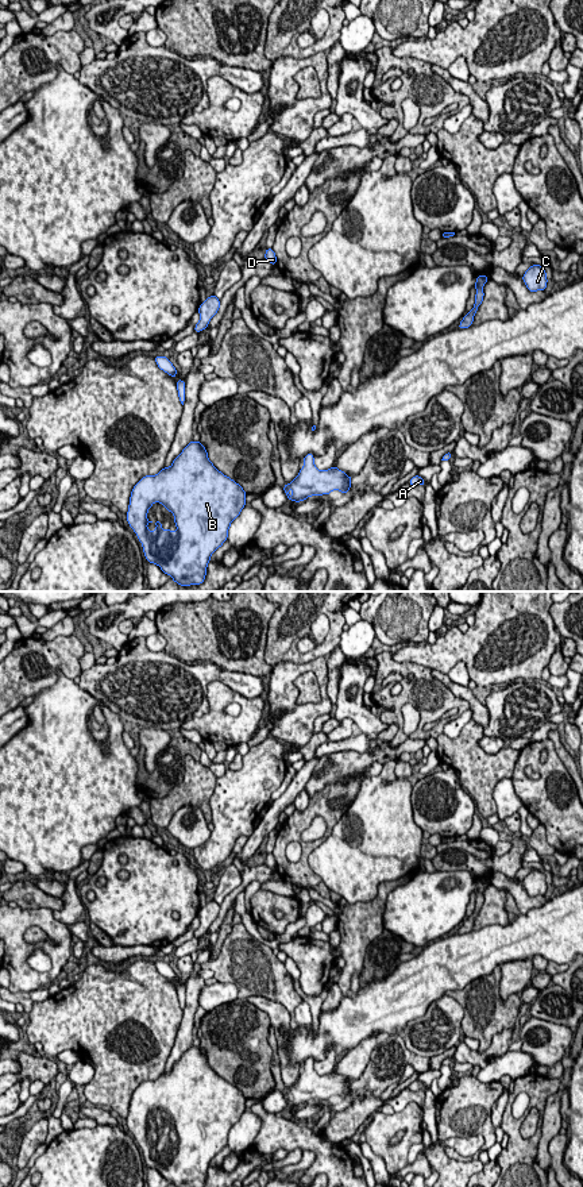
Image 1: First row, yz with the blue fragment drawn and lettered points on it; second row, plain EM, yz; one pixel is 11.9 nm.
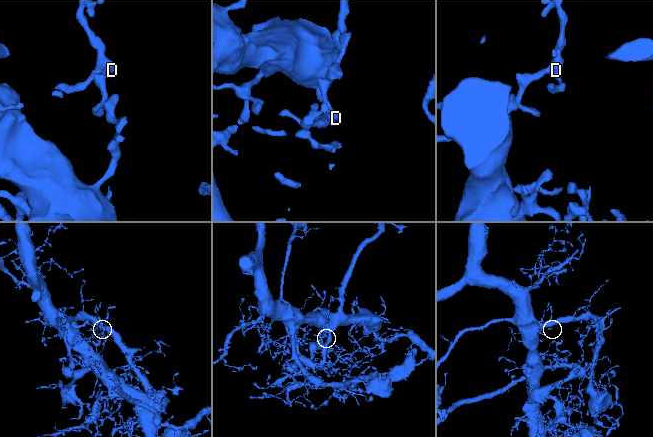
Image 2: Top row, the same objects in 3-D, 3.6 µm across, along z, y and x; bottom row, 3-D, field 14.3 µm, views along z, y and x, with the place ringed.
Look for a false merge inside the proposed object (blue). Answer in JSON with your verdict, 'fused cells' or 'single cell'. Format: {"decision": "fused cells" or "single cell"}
{"decision": "single cell"}

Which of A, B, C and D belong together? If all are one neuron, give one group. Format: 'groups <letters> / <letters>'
groups A B C D

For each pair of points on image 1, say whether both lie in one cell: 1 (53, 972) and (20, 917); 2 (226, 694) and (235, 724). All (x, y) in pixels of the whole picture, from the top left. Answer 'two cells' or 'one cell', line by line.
1: one cell
2: one cell

